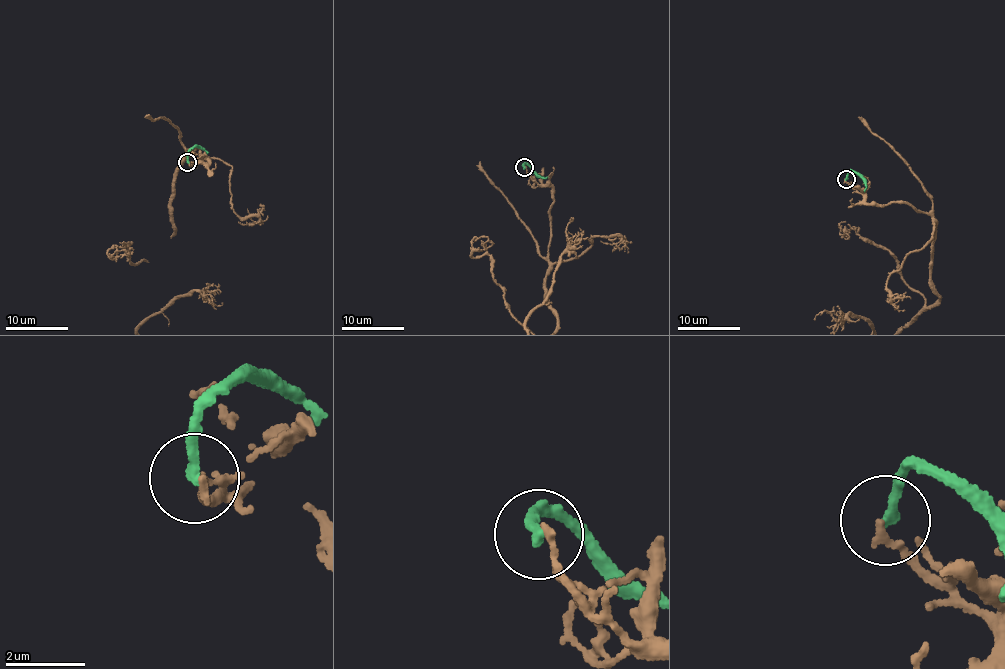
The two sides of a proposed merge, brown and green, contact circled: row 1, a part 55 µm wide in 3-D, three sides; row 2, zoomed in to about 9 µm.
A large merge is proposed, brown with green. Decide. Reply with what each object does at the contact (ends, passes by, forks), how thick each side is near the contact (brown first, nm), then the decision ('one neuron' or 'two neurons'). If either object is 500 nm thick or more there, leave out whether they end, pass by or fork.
brown ends; green ends; calibres 190 and 280 nm; two neurons

